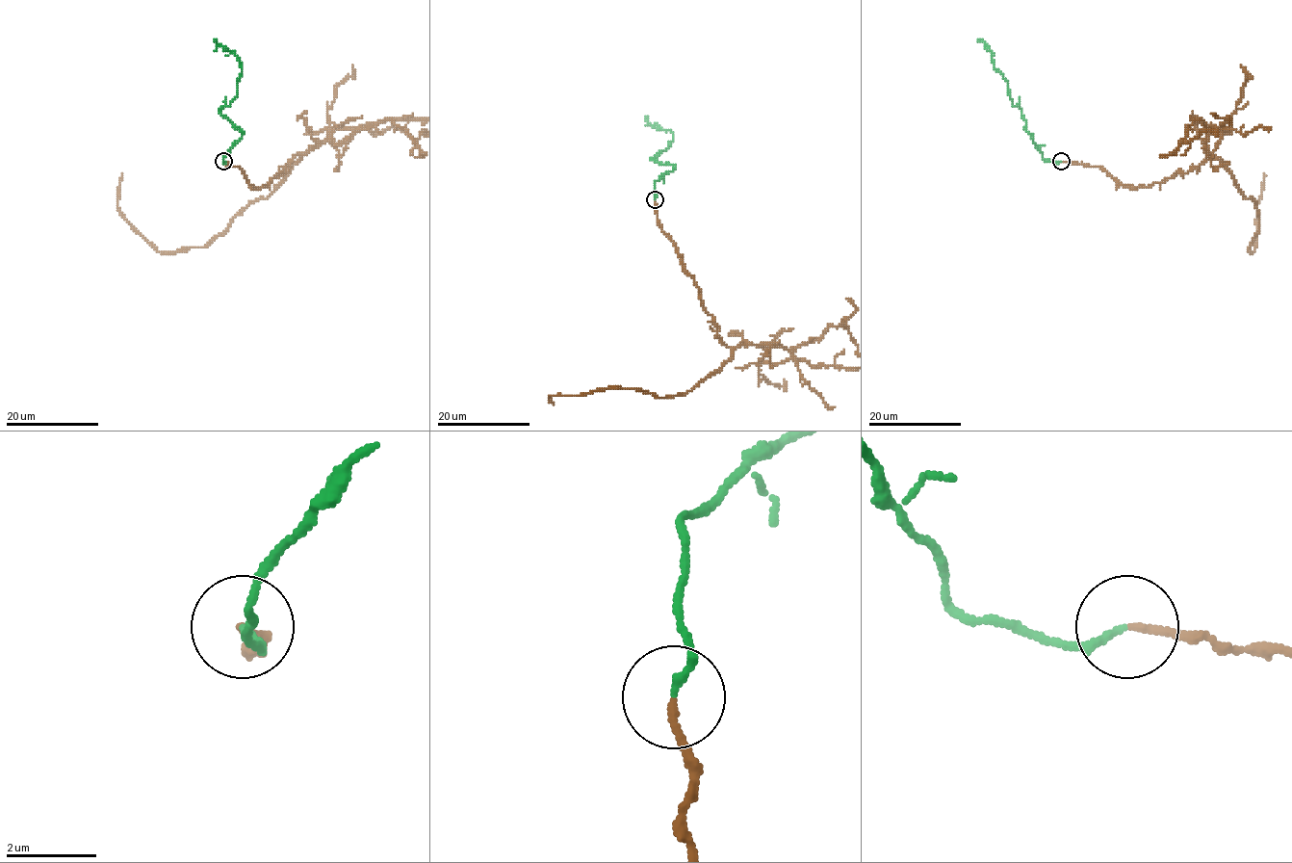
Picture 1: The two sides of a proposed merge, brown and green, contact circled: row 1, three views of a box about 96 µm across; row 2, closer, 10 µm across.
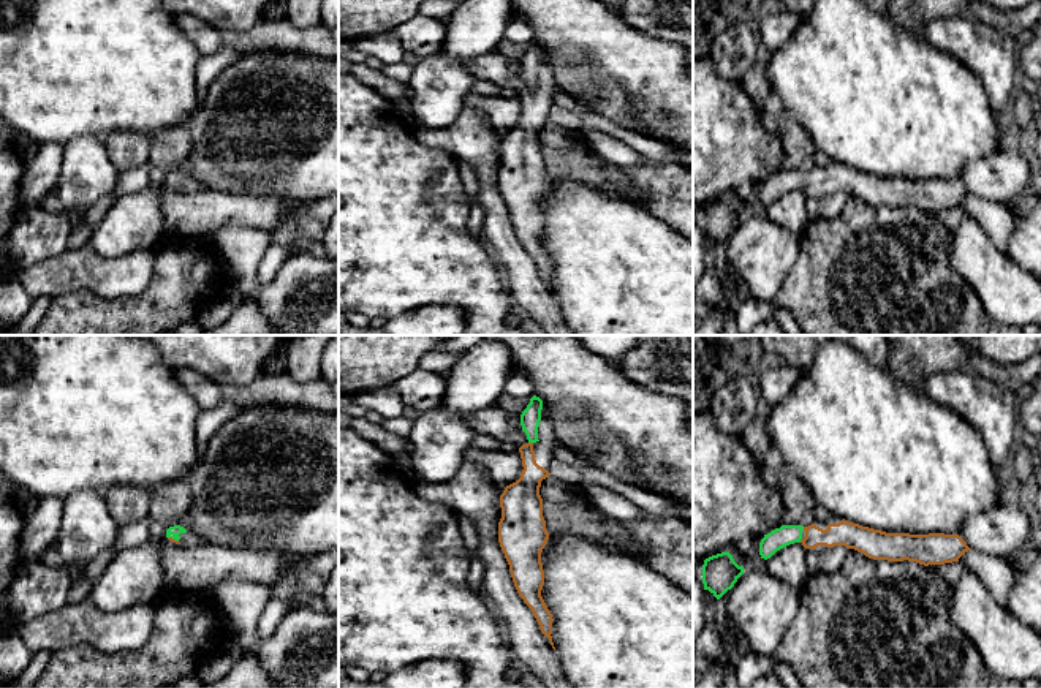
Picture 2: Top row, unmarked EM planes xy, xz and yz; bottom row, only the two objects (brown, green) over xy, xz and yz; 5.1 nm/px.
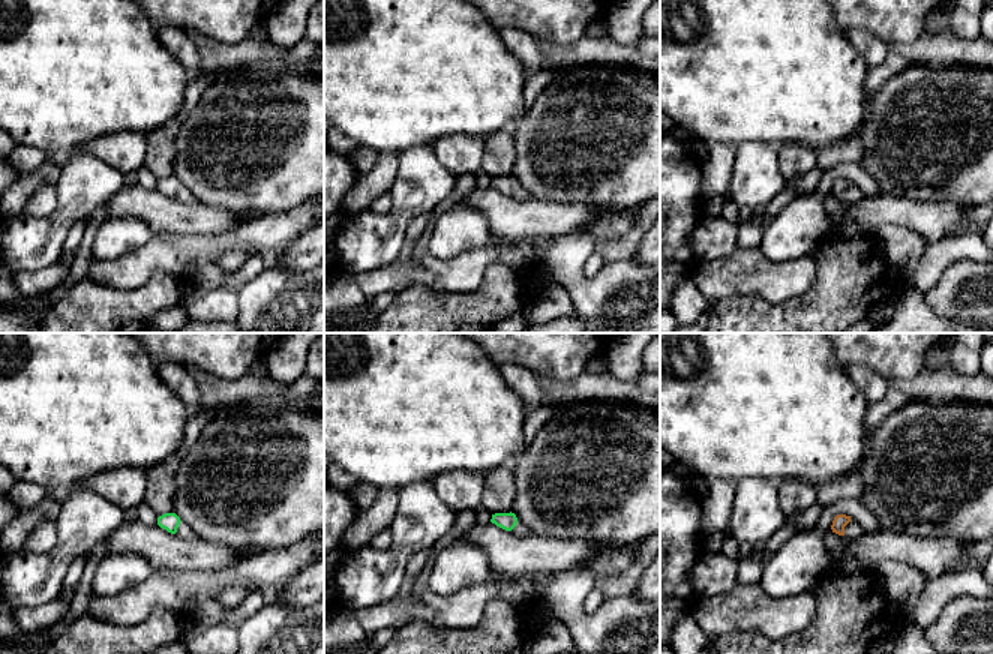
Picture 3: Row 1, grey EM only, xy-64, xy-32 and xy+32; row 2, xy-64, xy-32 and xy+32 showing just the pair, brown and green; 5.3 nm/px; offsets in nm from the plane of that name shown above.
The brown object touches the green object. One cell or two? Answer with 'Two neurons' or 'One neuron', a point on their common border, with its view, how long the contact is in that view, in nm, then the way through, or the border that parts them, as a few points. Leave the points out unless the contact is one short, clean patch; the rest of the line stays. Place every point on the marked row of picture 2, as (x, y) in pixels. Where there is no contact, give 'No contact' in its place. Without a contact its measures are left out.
One neuron. Touches brown at xz (530, 443). Shared border 30 nm. Path across: xz (526, 491), (529, 484), (530, 443), (530, 416)

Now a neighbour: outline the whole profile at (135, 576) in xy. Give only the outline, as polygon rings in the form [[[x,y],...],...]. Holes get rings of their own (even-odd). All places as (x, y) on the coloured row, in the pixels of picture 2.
[[[188,512],[177,520],[152,520],[149,539],[142,546],[115,554],[101,577],[93,582],[90,603],[103,612],[114,614],[155,601],[165,590],[157,546],[174,525],[193,535]]]

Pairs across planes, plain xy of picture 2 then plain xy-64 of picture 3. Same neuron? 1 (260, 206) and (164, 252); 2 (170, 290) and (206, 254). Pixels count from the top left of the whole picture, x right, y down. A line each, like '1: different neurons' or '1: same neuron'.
1: different neurons
2: different neurons

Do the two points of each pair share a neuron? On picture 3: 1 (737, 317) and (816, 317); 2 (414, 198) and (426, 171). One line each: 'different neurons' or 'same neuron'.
1: same neuron
2: same neuron

